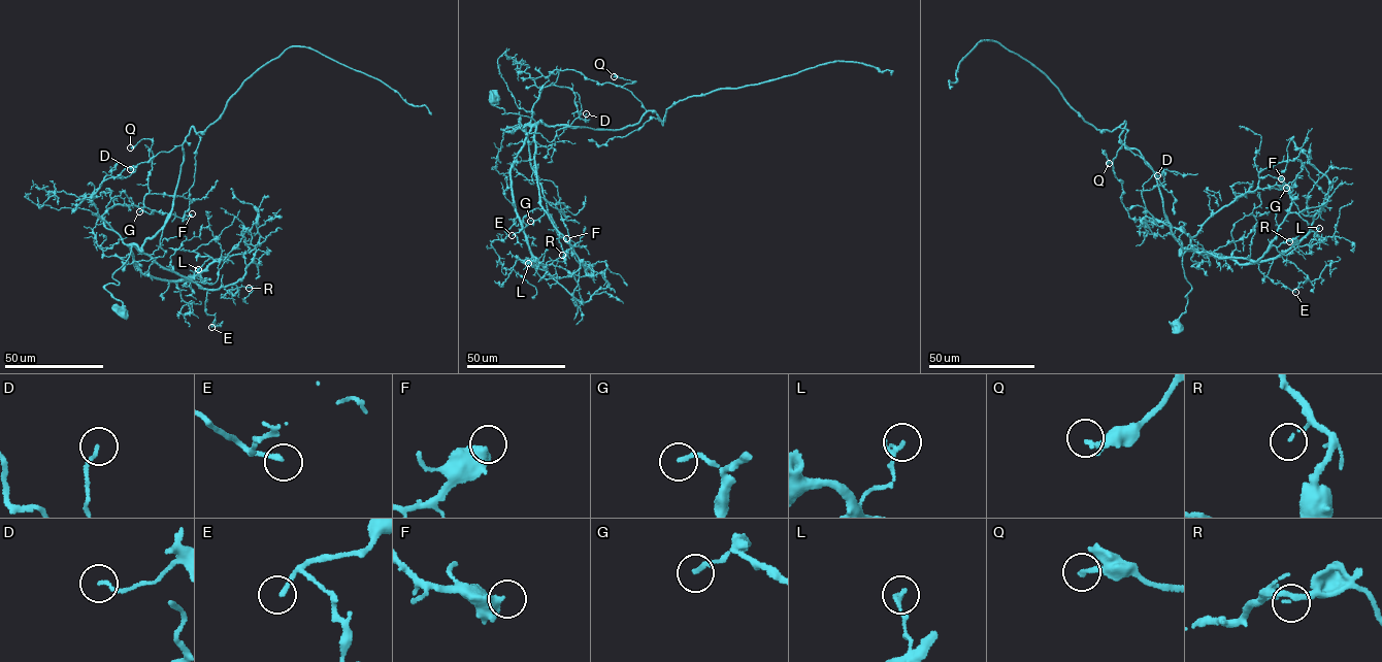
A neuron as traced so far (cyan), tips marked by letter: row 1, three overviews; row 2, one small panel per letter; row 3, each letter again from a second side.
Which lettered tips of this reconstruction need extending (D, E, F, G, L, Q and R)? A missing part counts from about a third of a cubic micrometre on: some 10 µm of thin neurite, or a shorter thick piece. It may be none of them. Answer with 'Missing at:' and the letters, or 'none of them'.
Missing at: none of them

